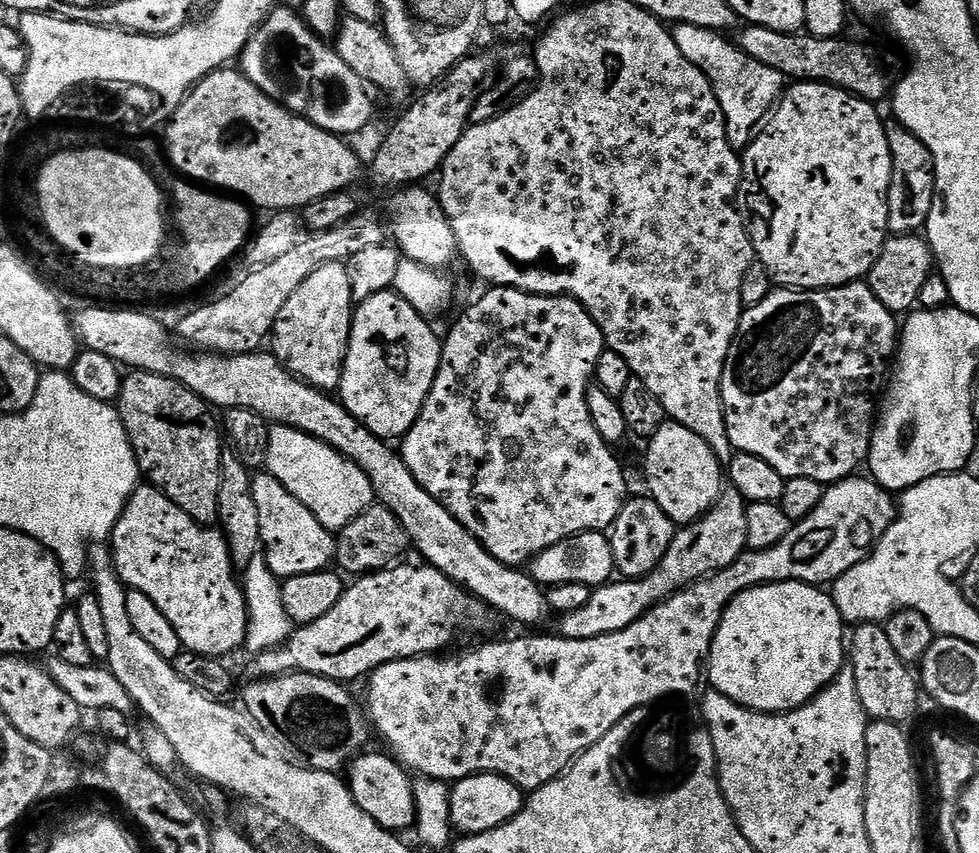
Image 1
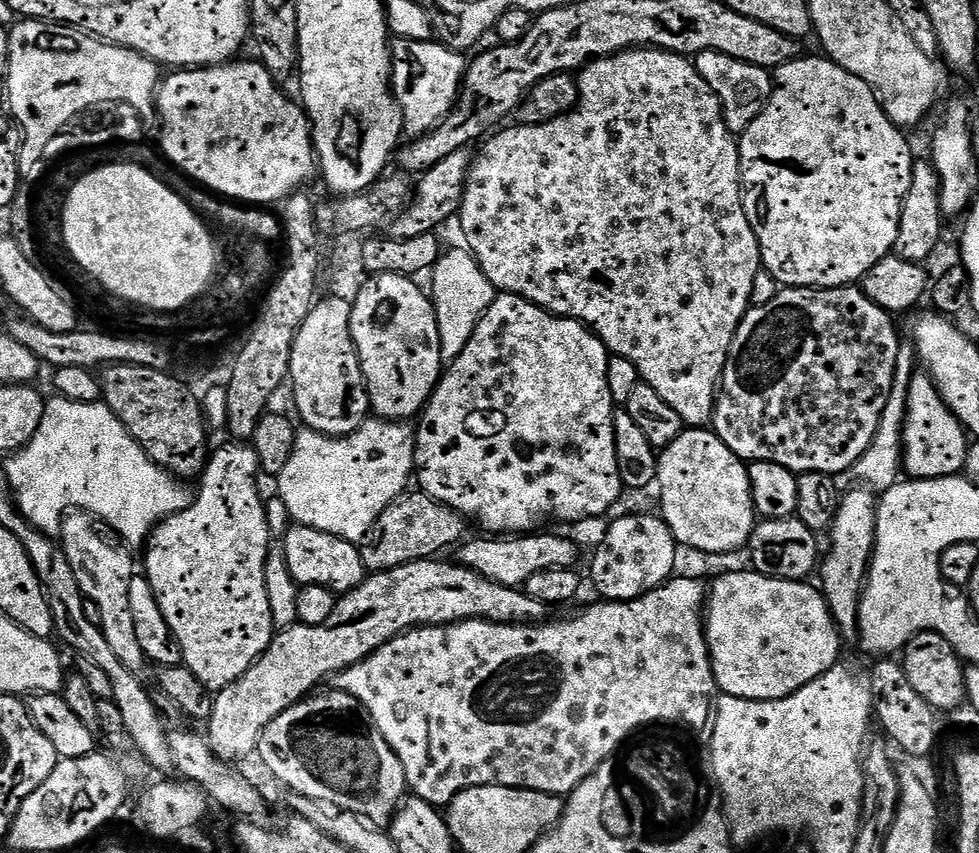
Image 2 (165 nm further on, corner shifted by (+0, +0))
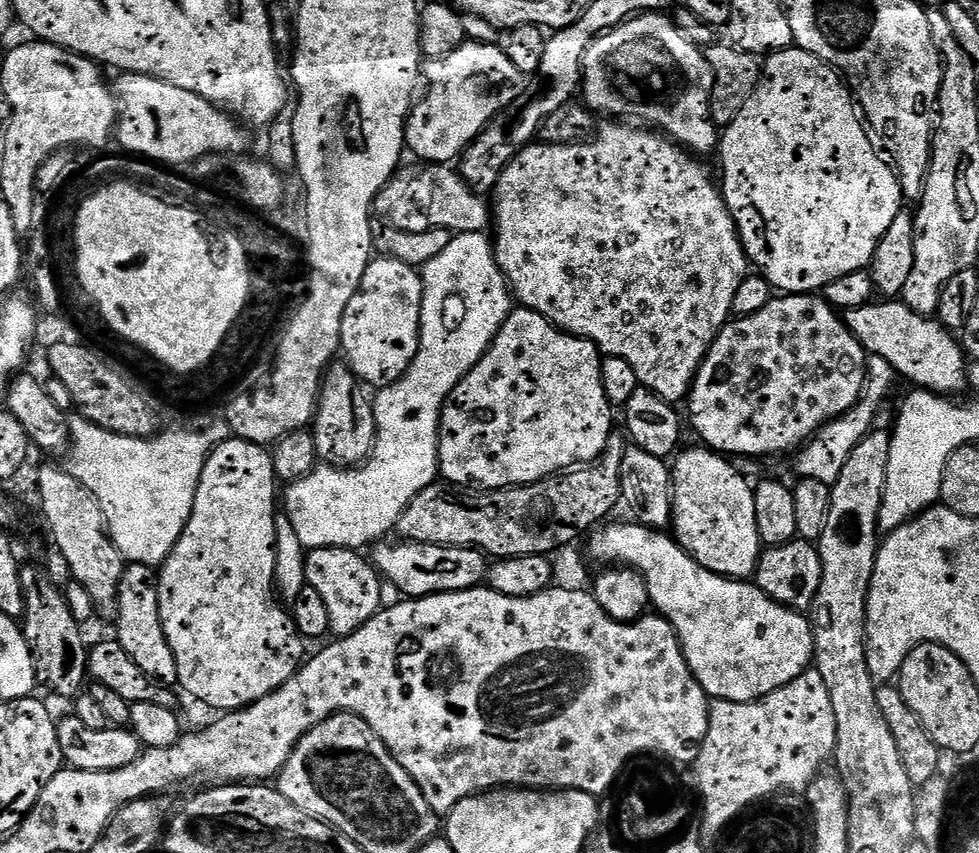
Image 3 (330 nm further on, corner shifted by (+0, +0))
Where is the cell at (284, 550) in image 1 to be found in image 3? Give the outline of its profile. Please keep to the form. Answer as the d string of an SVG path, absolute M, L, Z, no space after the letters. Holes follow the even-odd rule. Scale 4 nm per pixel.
M313 548L305 555L305 578L307 587L318 590L318 595L326 602L326 610L330 610L330 632L333 637L343 638L354 634L366 622L370 622L376 617L376 613L381 611L380 604L380 584L382 577L376 571L371 559L364 560L359 551L350 548Z

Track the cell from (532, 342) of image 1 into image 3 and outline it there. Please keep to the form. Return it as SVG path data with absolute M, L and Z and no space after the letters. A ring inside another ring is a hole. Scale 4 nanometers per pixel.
M513 307L486 354L458 382L444 404L439 475L461 490L514 488L597 460L614 432L614 409L602 390L601 359L602 353L592 341L556 327L534 310Z

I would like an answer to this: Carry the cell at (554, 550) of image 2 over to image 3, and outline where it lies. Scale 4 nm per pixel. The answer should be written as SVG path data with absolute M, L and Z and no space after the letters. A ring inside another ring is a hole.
M380 542L370 559L377 572L404 592L405 597L433 596L439 592L461 592L467 588L479 588L485 583L489 561L477 548L447 548L437 544L413 544L411 542Z

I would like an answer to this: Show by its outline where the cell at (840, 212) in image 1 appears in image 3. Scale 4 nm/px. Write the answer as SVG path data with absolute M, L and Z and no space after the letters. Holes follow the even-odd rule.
M793 46L771 53L763 61L760 81L731 127L723 133L724 157L720 168L732 176L740 175L744 188L751 186L752 176L780 176L784 188L808 188L796 204L789 206L792 216L768 216L771 206L756 200L744 205L732 202L728 206L744 244L744 253L755 267L757 264L761 268L757 269L777 293L816 294L830 282L871 265L878 242L890 230L890 222L897 214L896 200L903 201L904 192L895 167L876 153L867 131L845 77L825 60Z

